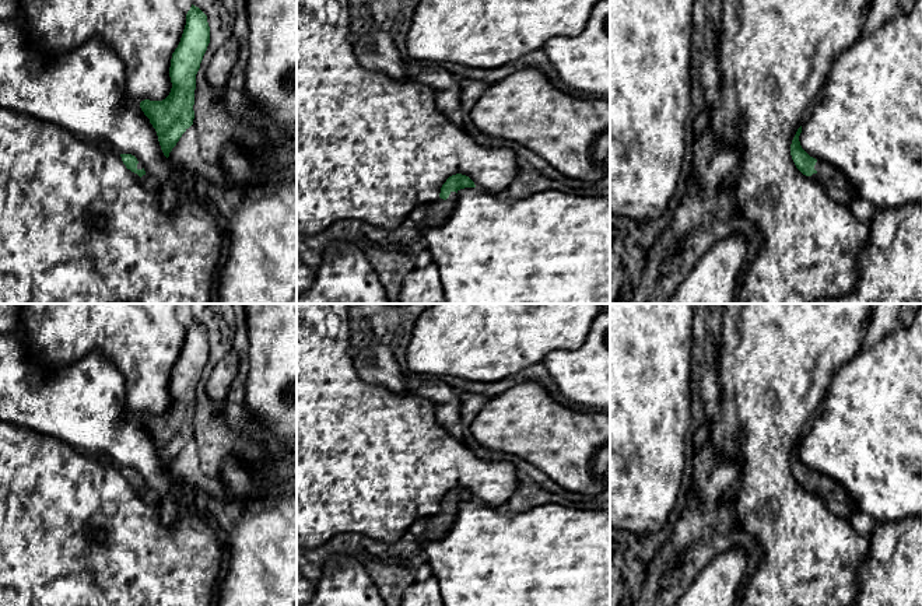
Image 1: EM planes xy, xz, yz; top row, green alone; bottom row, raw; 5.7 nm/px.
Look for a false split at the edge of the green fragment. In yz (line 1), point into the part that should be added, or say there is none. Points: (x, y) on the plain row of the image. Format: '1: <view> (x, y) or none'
1: yz (823, 482)

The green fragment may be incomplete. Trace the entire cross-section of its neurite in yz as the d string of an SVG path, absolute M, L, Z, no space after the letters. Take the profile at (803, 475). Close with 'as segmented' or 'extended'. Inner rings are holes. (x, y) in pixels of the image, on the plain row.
M802 439L797 442L790 458L790 469L796 481L806 490L811 490L813 487L818 486L823 490L839 490L842 493L842 488L839 488L834 480L817 474L802 462L799 455L800 446L802 446Z; extended

